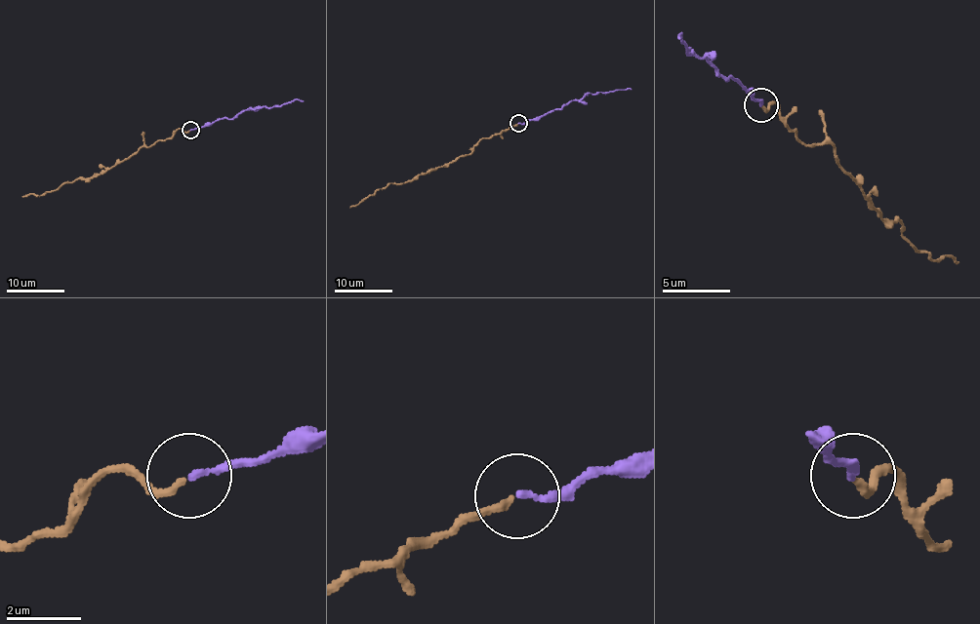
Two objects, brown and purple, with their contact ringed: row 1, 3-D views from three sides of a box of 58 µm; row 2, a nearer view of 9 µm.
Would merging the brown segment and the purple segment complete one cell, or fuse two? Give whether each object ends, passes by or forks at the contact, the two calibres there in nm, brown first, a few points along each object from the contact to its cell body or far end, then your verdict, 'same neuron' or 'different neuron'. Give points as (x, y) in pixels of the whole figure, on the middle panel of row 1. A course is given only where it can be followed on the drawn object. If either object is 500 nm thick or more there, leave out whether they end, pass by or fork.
brown ends; purple ends; calibres 180 and 180 nm; course brown (517, 124), (482, 138), (471, 152), (455, 161), (421, 173), (400, 184), (389, 182), (350, 207); course purple (518, 124), (539, 119), (573, 100), (581, 100), (586, 95), (631, 88); different neuron

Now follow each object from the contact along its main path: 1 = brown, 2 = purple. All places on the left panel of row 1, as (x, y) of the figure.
1: (189, 130), (179, 129), (171, 136), (147, 147), (143, 145), (99, 175), (61, 184), (40, 196), (22, 197)
2: (190, 130), (211, 126), (221, 118), (233, 118), (245, 109), (281, 107), (296, 99), (303, 101)

